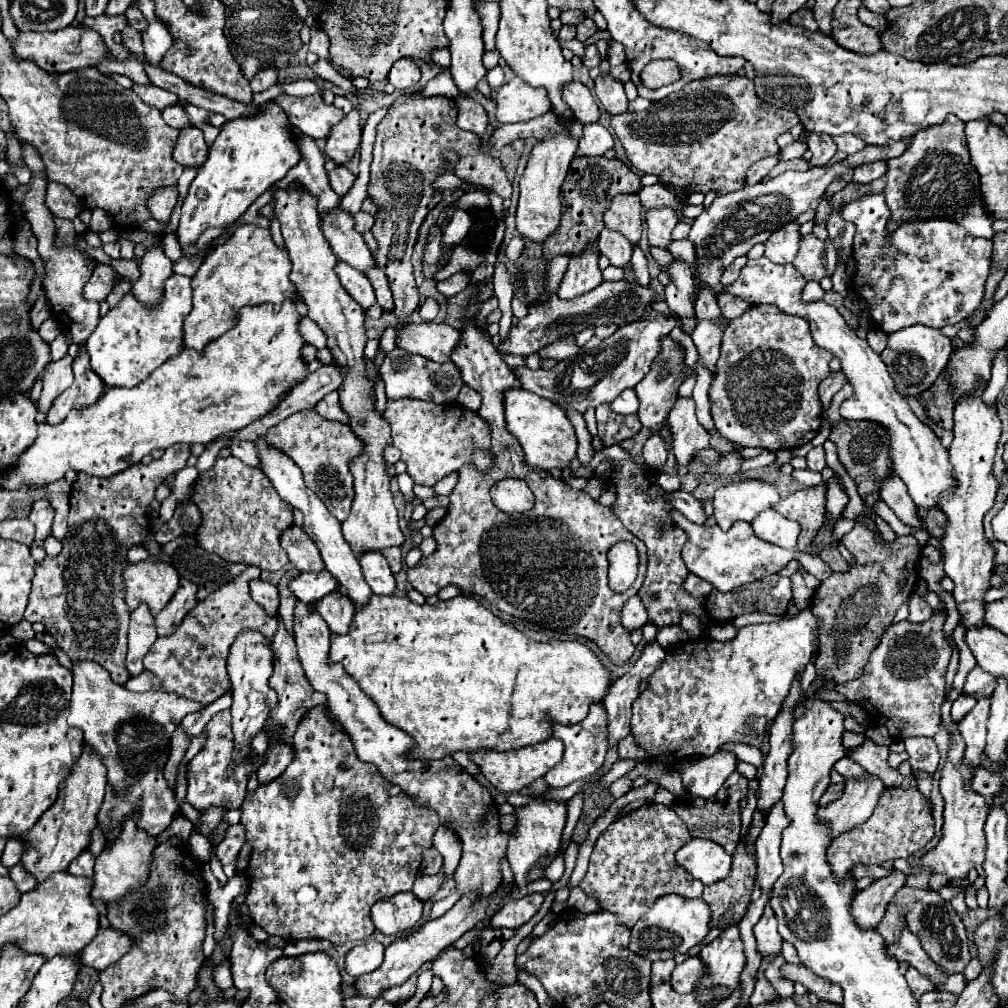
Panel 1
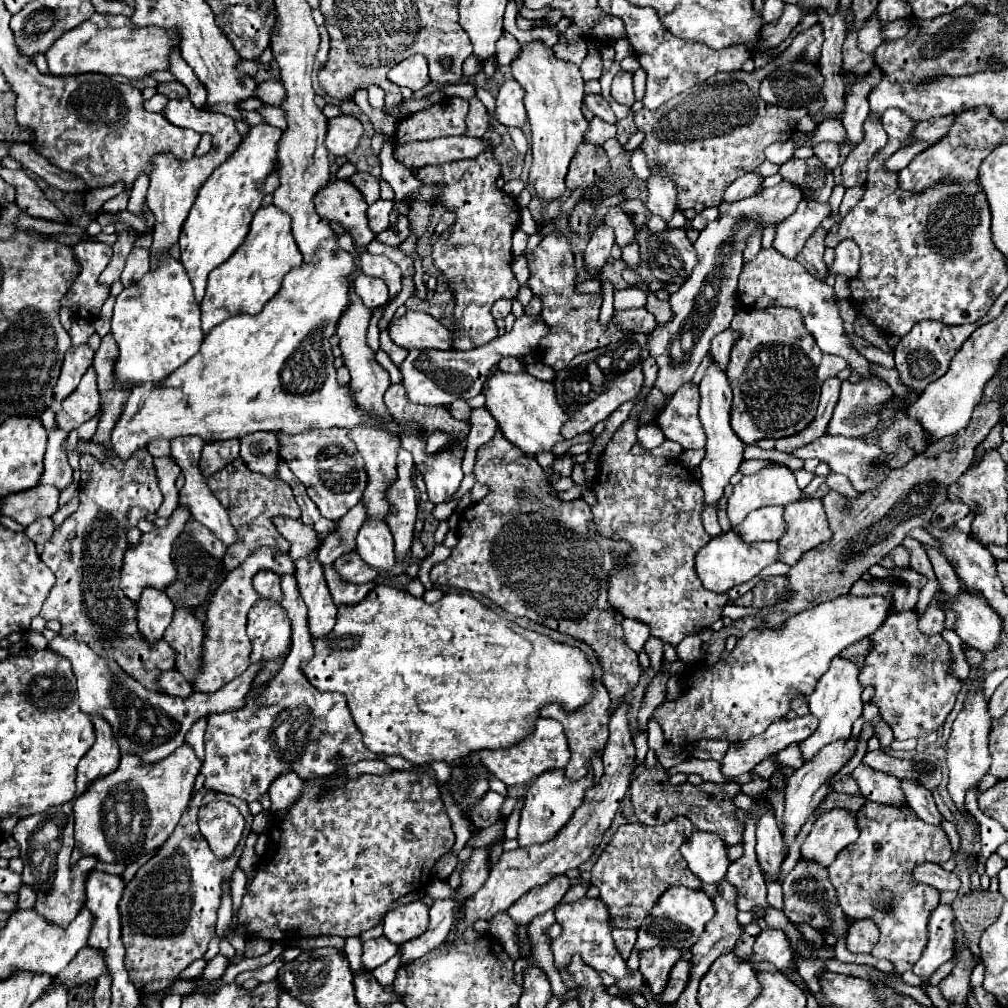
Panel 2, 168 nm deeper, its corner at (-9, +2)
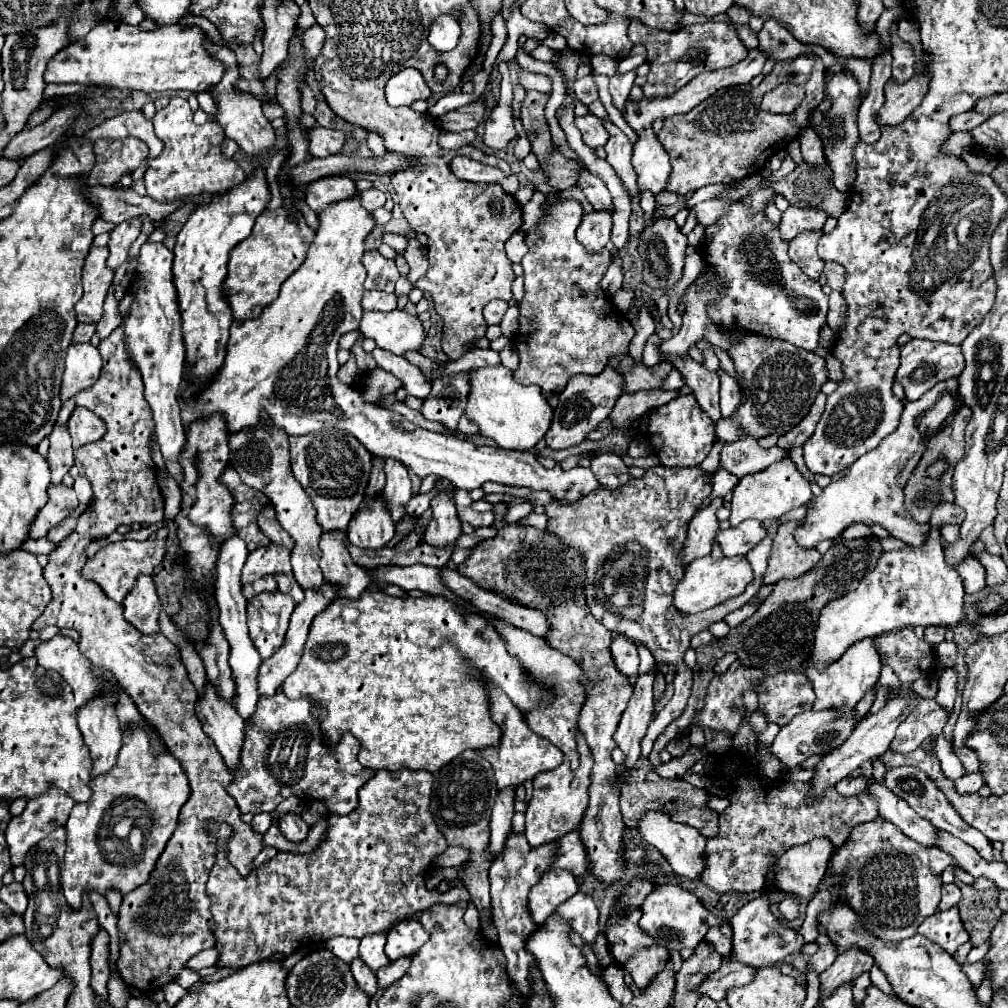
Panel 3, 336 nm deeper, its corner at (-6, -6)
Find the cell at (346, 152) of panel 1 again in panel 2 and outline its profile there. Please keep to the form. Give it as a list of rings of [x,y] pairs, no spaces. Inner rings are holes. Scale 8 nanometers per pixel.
[[[339,115],[329,119],[325,147],[329,149],[331,155],[347,155],[357,147],[361,135],[363,135],[363,125],[359,123],[357,117]]]

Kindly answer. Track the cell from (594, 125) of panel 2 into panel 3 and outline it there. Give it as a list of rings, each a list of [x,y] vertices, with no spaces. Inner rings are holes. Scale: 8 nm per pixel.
[[[586,115],[586,117],[578,117],[576,119],[576,127],[580,129],[582,133],[582,139],[588,147],[592,149],[598,149],[598,147],[604,147],[606,141],[608,141],[608,133],[606,129],[600,125],[600,119],[596,115]]]

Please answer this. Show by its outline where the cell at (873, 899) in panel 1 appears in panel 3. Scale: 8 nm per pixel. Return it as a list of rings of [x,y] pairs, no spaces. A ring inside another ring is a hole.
[[[850,947],[848,951],[840,953],[836,961],[820,975],[820,985],[824,993],[832,993],[836,987],[854,981],[860,973],[870,971],[874,959],[868,957],[868,953],[860,947]]]

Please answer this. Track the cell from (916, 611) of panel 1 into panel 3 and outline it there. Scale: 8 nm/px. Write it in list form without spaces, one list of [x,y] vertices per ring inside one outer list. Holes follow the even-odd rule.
[[[932,627],[932,629],[926,629],[926,631],[924,631],[924,641],[928,641],[930,645],[936,647],[938,643],[944,641],[944,633],[946,633],[944,627]]]

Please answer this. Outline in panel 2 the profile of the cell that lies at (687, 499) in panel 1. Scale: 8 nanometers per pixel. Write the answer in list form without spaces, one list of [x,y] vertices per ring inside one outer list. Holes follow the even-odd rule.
[[[703,505],[703,525],[705,525],[705,531],[711,535],[711,537],[719,537],[721,535],[721,527],[717,523],[717,511],[715,507],[711,505]]]

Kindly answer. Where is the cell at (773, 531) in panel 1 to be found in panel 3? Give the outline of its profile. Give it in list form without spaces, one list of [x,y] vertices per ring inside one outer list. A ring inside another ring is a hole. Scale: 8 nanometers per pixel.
[[[742,521],[742,525],[738,525],[738,527],[730,527],[726,531],[716,533],[716,541],[720,543],[722,553],[726,557],[746,555],[764,537],[766,537],[766,529],[760,521]]]

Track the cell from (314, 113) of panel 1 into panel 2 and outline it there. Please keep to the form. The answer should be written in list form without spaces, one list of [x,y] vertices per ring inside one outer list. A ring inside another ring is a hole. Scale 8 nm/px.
[[[265,81],[257,89],[257,97],[261,97],[261,101],[267,105],[281,105],[285,99],[285,89],[279,81]]]

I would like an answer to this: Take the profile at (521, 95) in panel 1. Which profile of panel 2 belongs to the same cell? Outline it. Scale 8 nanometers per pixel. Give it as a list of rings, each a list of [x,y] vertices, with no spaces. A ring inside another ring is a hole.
[[[507,79],[499,93],[495,105],[495,117],[501,125],[523,127],[527,113],[523,109],[523,87],[515,79]]]

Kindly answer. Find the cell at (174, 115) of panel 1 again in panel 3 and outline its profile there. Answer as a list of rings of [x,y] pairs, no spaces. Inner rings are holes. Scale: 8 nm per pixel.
[[[174,97],[168,107],[156,111],[152,123],[158,139],[164,141],[164,151],[146,169],[144,175],[146,191],[148,197],[158,203],[182,201],[182,205],[176,211],[172,211],[158,223],[158,227],[166,233],[166,237],[176,237],[184,227],[184,223],[188,221],[192,209],[196,209],[196,201],[200,199],[200,195],[222,193],[224,189],[230,189],[232,185],[244,181],[246,175],[234,159],[224,157],[222,153],[224,131],[220,129],[220,125],[214,125],[214,121],[196,125],[192,121],[192,109],[186,99]]]

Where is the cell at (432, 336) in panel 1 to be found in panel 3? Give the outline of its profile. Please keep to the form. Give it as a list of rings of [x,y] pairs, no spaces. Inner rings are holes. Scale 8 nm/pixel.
[[[398,309],[388,313],[364,313],[360,331],[364,337],[374,339],[380,349],[396,355],[420,351],[426,337],[420,319]]]

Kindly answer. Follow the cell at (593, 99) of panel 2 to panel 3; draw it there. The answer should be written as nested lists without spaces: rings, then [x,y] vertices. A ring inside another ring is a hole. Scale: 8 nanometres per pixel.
[[[602,119],[602,125],[606,127],[606,131],[608,131],[608,135],[610,135],[608,143],[604,145],[604,149],[606,149],[606,153],[608,153],[608,155],[606,155],[606,161],[616,169],[618,177],[622,179],[622,183],[624,183],[624,187],[628,189],[630,195],[640,193],[640,191],[636,189],[636,171],[632,169],[632,163],[630,163],[632,145],[630,145],[628,137],[626,137],[612,121],[608,121],[608,119]]]

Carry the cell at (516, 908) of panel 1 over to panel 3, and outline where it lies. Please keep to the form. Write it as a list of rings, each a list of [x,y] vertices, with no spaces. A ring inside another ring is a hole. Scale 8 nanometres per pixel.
[[[548,869],[530,889],[528,911],[536,925],[542,925],[554,909],[578,891],[578,883],[566,869]]]

